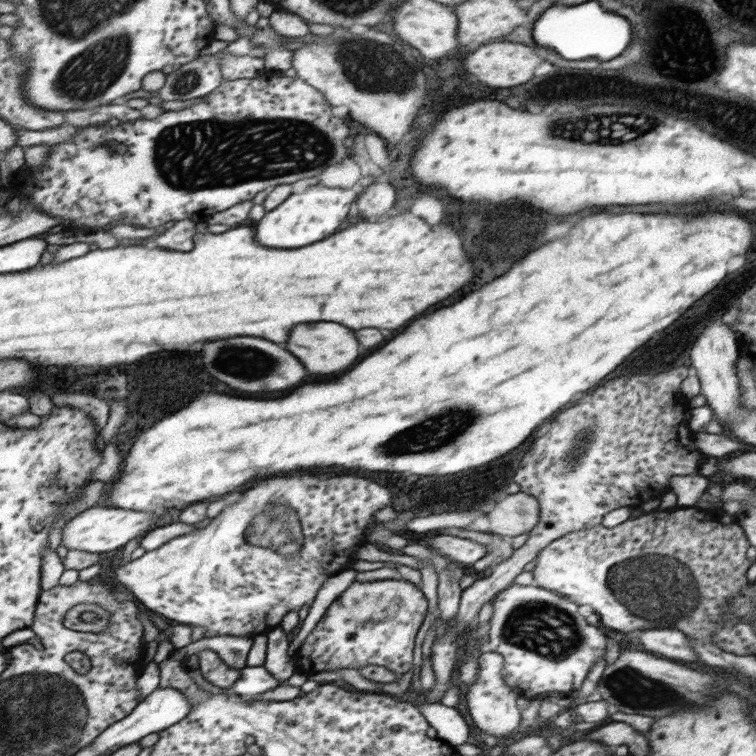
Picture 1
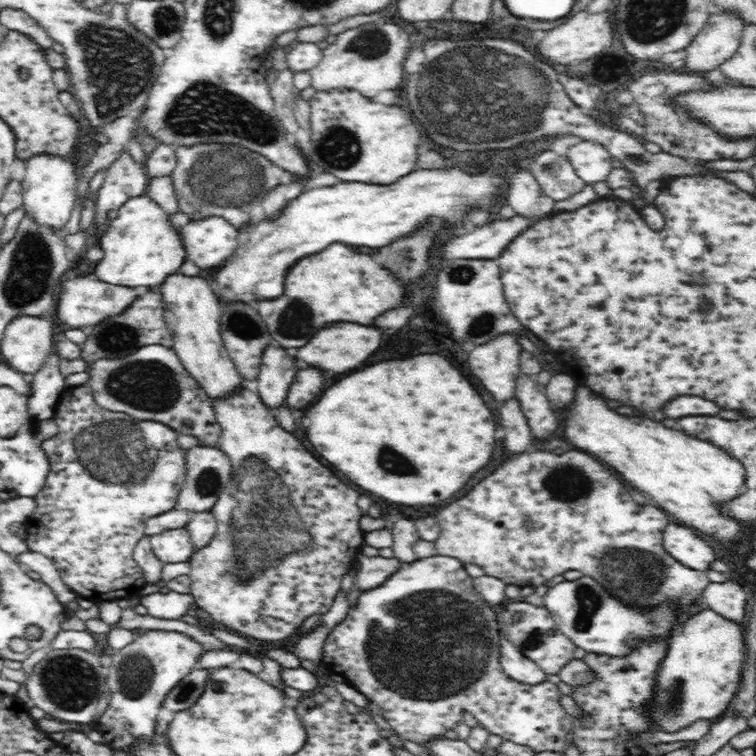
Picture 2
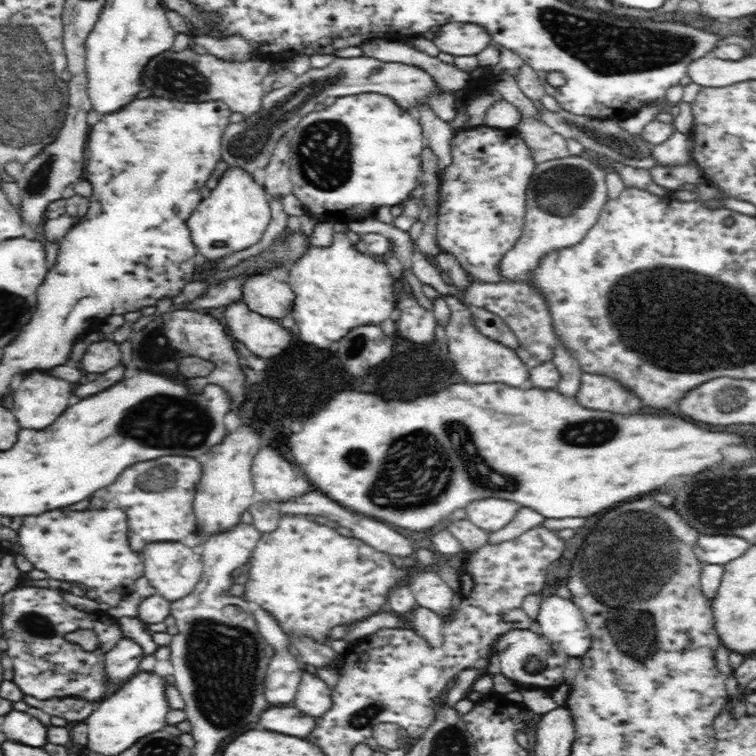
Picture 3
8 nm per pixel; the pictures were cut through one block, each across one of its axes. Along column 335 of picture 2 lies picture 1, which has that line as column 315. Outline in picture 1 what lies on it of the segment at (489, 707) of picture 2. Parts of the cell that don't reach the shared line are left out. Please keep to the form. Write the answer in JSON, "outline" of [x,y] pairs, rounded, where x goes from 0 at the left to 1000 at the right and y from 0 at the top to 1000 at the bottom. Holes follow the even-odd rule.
{"outline":[[[533,766],[464,772],[431,804],[427,815],[388,866],[390,888],[409,893],[447,884],[497,878],[525,894],[544,881],[552,831],[562,817],[562,791],[549,774]]]}

